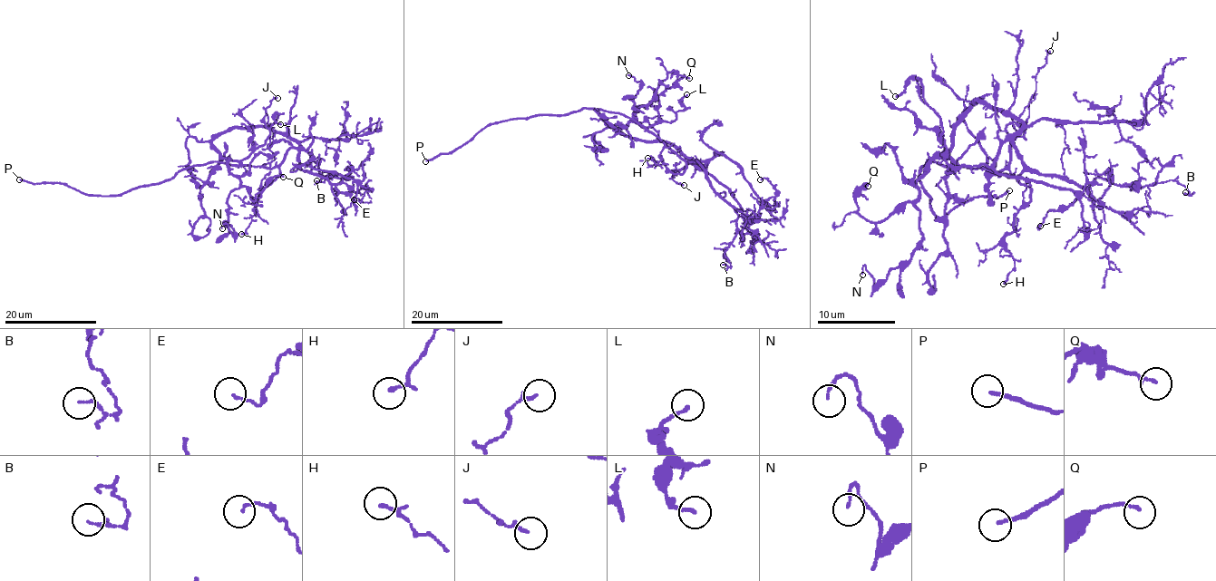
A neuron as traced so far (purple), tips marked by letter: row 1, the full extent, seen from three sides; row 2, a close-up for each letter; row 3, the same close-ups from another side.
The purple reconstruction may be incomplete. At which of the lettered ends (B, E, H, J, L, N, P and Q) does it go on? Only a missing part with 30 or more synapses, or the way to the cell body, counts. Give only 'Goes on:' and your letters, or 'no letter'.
Goes on: P

